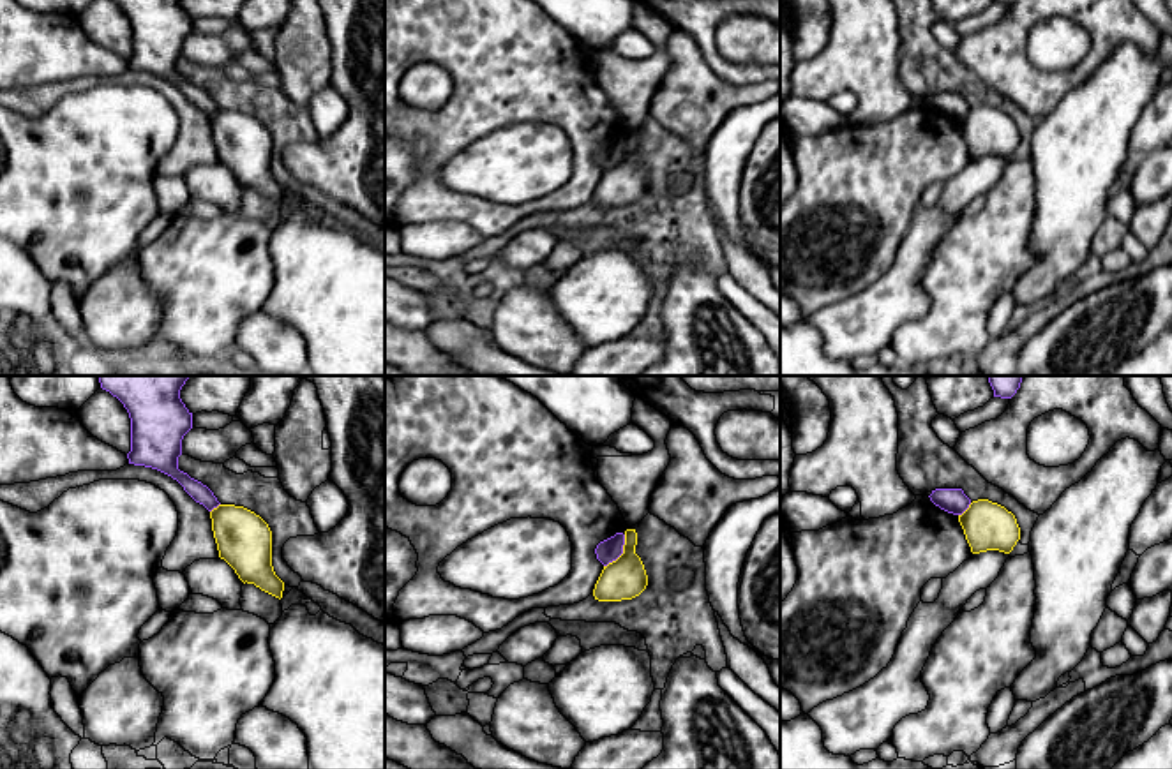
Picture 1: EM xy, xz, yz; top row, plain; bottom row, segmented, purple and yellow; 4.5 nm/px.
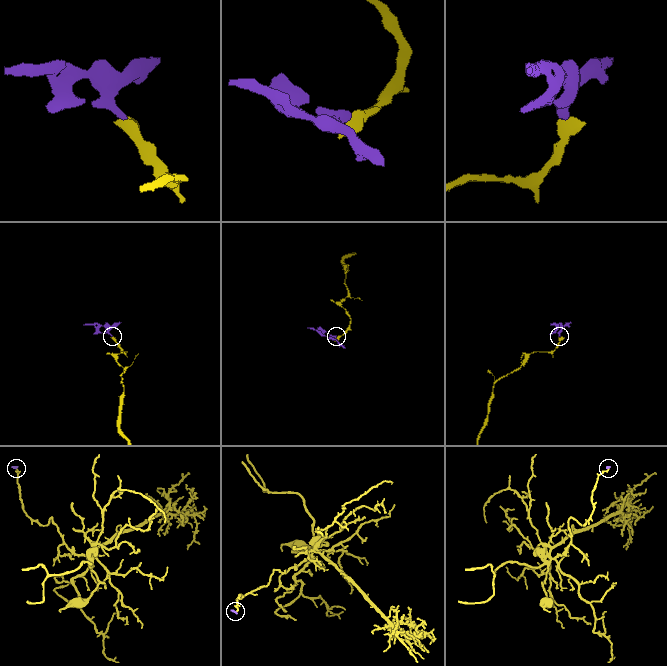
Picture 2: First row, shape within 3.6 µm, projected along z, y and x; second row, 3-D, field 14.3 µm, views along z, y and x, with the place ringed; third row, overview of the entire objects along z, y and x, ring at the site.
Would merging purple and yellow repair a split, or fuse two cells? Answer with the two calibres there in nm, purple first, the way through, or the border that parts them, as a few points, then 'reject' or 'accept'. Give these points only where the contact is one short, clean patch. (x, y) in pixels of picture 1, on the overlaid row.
calibres 110 and 190 nm; border xz (625, 535), (622, 552), (604, 567); reject

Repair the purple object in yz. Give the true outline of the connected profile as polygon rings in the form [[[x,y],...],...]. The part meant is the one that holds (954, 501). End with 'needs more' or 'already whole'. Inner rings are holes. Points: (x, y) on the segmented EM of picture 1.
[[[935,489],[928,497],[935,506],[953,515],[962,515],[971,504],[962,489]]] | already whole

